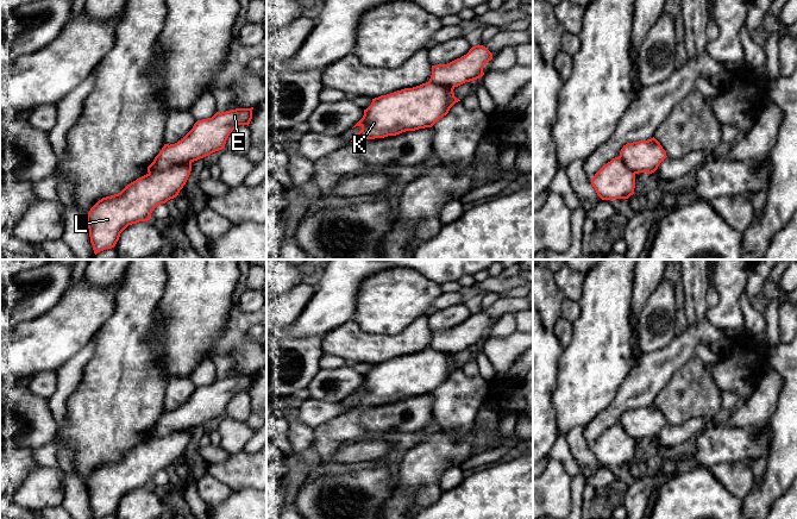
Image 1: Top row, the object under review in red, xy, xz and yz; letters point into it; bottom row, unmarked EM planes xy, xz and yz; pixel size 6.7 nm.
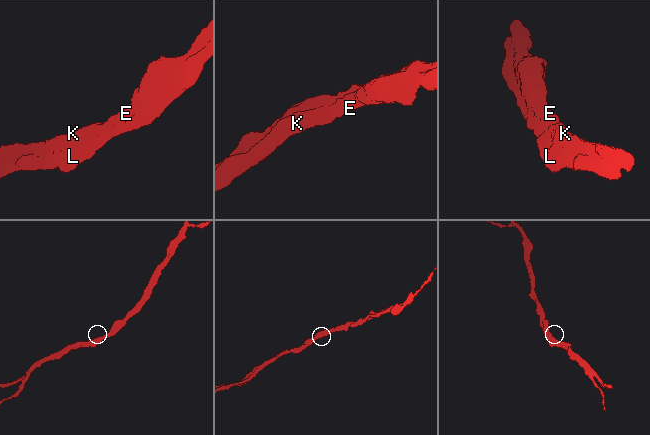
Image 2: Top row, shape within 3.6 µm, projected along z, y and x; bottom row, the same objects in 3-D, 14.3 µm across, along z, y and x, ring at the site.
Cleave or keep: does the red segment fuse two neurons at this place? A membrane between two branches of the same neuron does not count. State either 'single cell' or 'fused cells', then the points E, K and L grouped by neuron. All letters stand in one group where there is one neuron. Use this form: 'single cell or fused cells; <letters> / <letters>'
single cell; E K L

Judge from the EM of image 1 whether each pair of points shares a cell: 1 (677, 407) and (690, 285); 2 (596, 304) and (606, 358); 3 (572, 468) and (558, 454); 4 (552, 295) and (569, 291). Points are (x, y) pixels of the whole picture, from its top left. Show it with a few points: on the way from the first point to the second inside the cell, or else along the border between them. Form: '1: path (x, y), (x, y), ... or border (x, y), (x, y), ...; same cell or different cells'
1: border (694, 355), (663, 387); different cells
2: path (603, 317), (603, 345); same cell
3: path (570, 464), (562, 456); same cell
4: border (553, 274), (557, 287), (565, 296); different cells

